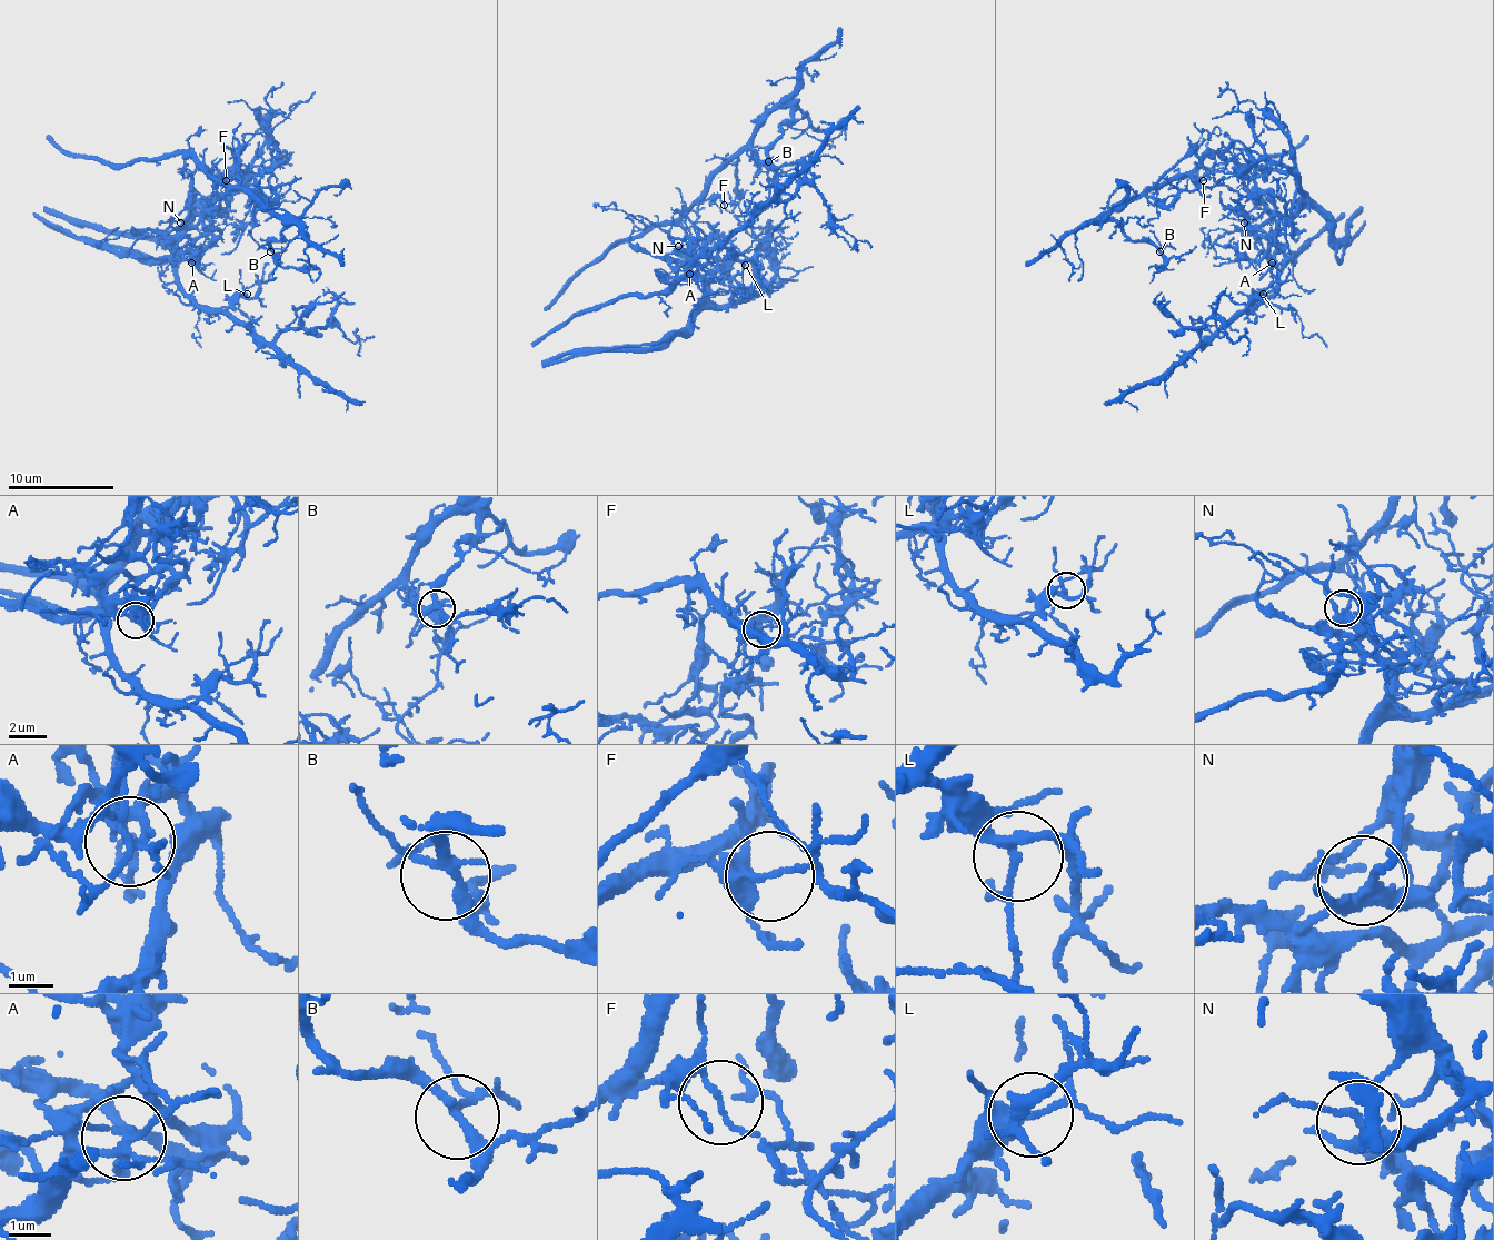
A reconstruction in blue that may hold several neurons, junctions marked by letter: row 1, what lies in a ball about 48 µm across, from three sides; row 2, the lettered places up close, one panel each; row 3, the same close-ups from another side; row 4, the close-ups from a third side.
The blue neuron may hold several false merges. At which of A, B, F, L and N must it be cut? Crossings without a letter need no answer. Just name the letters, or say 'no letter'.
A, F

